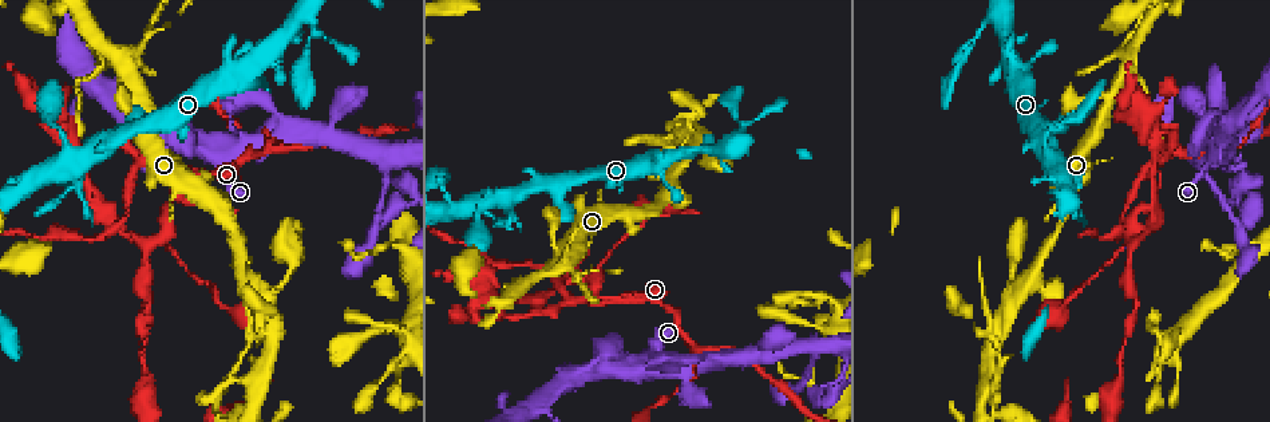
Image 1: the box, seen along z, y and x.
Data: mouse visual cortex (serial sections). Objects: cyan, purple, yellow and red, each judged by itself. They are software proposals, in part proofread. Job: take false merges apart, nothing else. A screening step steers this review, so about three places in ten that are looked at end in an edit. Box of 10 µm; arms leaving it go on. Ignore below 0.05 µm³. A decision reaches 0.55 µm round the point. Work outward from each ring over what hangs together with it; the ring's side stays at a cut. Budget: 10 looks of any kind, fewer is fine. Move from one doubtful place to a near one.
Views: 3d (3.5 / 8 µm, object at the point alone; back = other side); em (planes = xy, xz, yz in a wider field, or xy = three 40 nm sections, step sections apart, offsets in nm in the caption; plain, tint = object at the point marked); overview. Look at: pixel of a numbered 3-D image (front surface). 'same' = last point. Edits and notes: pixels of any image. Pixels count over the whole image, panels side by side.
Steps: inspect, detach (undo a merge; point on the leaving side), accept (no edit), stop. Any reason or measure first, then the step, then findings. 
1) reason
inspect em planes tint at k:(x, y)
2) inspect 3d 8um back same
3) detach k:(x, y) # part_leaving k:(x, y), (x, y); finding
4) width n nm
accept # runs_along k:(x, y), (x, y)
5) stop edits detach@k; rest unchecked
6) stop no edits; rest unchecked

abrupt turn
inspect 3d 3.5um at 1:(737, 116)

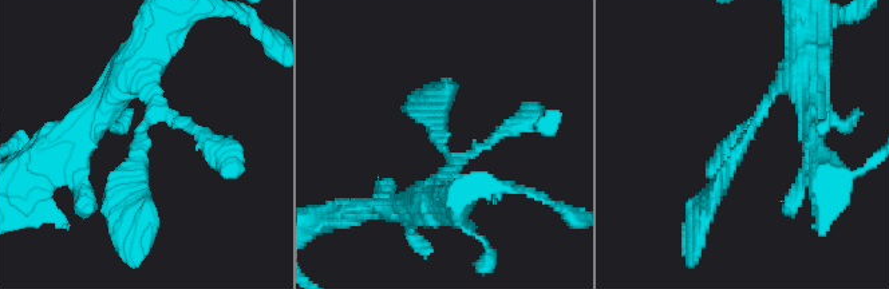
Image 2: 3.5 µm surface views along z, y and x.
now the EM
inspect em xy step 5 tint at 2:(750, 133)

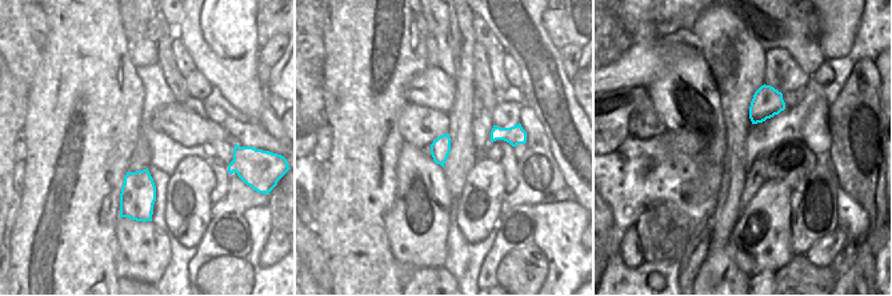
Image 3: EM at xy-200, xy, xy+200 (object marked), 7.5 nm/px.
accept # runs_along 2:(797, 84), (769, 97), (700, 212); continuous, no second cell

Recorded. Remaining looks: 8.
three arms meet
inspect 3d 3.5um at 1:(590, 374)

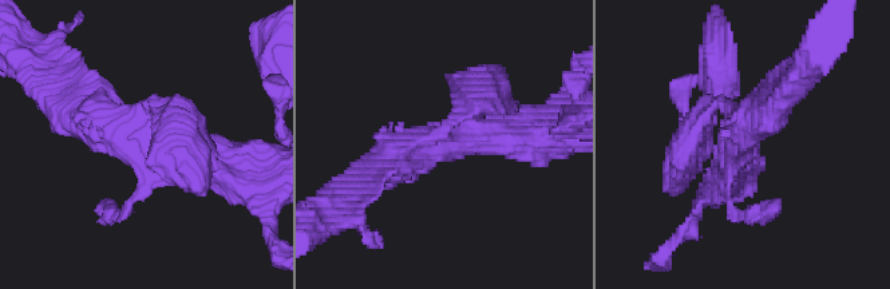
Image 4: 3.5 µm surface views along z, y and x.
shape alone is not enough
inspect em xy step 5 tint at 4:(139, 137)

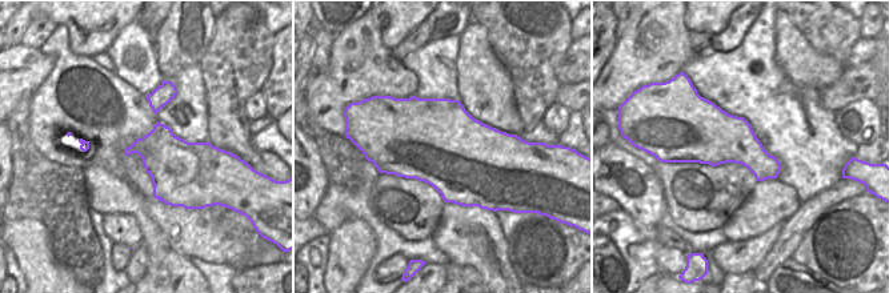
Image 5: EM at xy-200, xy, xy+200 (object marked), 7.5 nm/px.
inspect em xy step 2 tint same

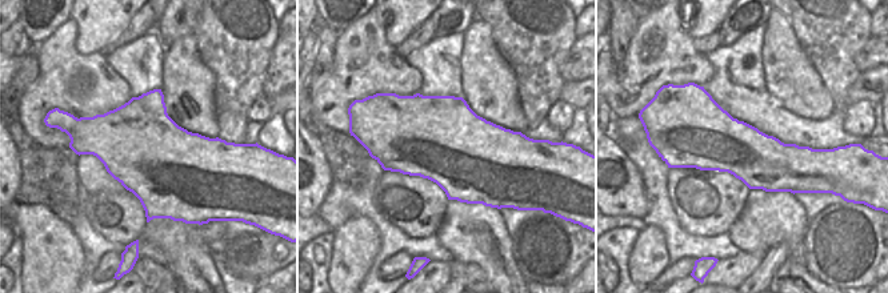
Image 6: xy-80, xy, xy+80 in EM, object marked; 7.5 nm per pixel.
accept # runs_along 4:(220, 166), (63, 105); one cell here

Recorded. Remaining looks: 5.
arms run side by side
inspect 3d 3.5um back at 1:(682, 160)

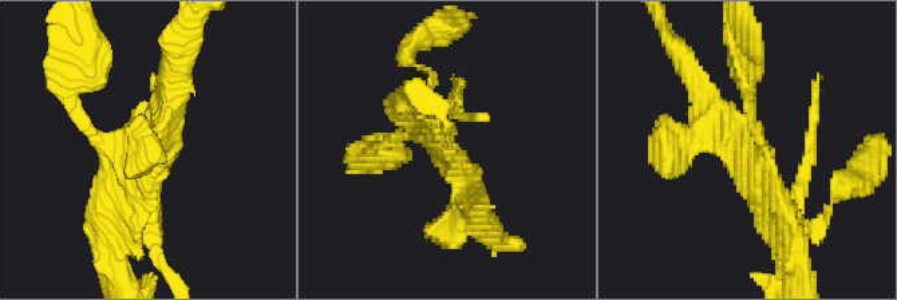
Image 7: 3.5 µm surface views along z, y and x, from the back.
arms 4; arm_widths 150, 200, 300, 300 nm
inspect em planes tint at 7:(748, 164)

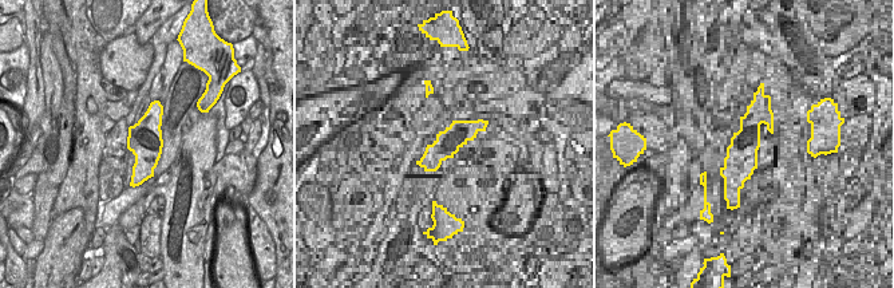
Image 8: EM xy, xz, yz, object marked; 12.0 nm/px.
inspect em xy step 3 tint same

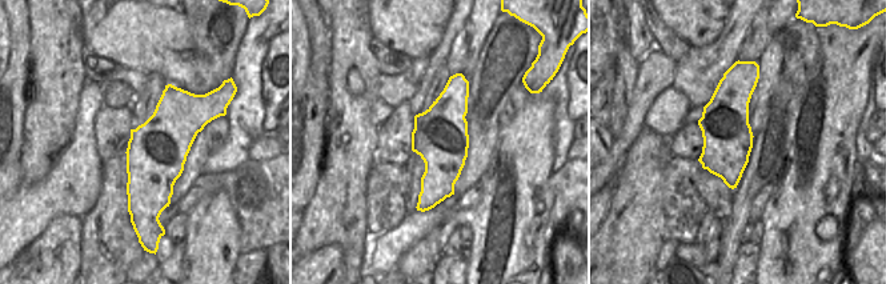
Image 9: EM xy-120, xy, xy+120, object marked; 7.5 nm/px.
accept # runs_along 7:(700, 98), (779, 201), (789, 233); continuous, no second cell

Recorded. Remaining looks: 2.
three-way junction
inspect 3d 8um at 1:(993, 378)

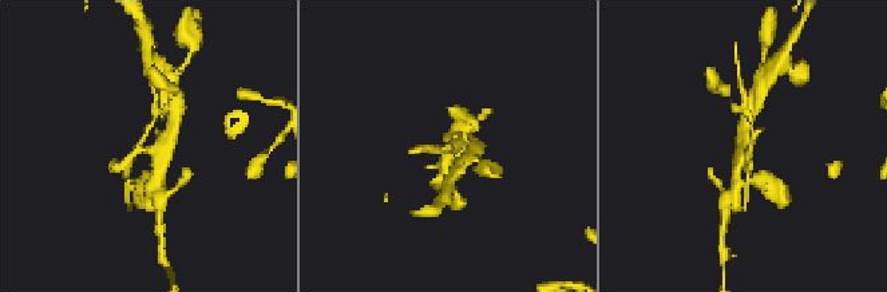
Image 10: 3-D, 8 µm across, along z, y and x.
need the tissue
inspect em xy step 1 tint same

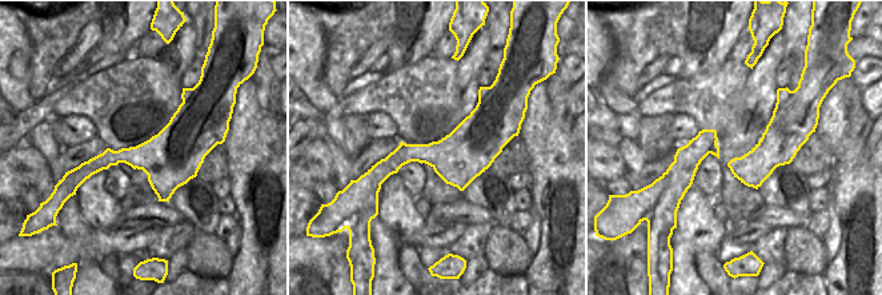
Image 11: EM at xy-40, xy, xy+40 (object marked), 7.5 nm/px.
accept # runs_along 11:(505, 134), (372, 174); one cell here

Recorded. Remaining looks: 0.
stop no edits; rest unchecked

